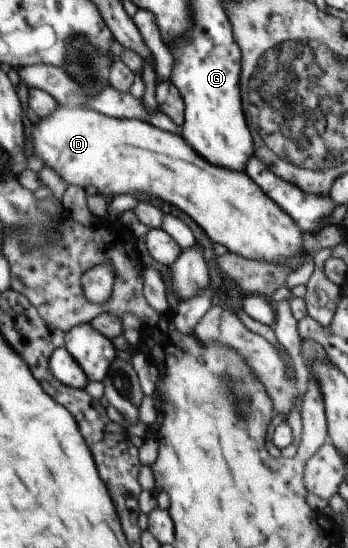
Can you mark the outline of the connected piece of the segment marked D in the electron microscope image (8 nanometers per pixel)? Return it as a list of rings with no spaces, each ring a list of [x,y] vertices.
[[[59,105],[52,115],[39,119],[38,123],[32,125],[32,147],[33,154],[40,157],[46,167],[54,169],[68,185],[94,185],[108,201],[114,195],[122,193],[140,193],[162,199],[184,211],[214,243],[220,243],[228,251],[242,257],[270,263],[286,263],[294,255],[305,254],[305,234],[298,229],[298,223],[294,223],[294,219],[286,211],[282,211],[282,207],[274,203],[248,174],[210,165],[180,135],[154,129],[152,125],[134,119],[114,119],[90,108],[67,108]]]

